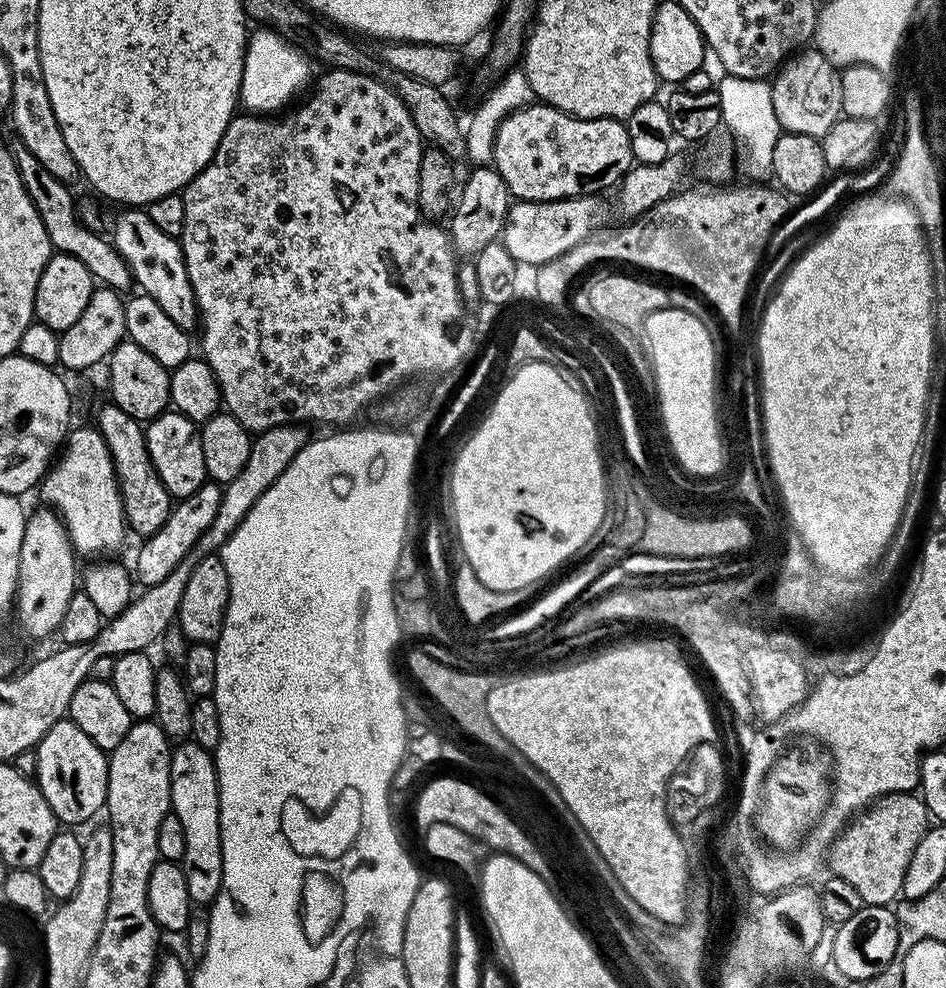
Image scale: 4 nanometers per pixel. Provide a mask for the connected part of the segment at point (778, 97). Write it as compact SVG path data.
M806 48L786 60L771 81L772 114L784 132L822 138L843 115L841 71L817 48Z

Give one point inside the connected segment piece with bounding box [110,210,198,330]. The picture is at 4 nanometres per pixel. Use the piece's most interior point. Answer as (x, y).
(156, 261)

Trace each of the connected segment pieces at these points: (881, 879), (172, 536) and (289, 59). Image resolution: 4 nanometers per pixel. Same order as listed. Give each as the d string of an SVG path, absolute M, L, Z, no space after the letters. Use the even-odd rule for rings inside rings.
M892 792L868 805L832 842L826 853L831 875L854 886L858 897L868 906L888 906L904 891L906 870L918 842L928 832L930 813L919 795ZM929 820L929 821L928 821Z
M205 482L195 490L189 491L188 500L182 501L177 508L175 505L169 511L167 520L143 541L144 549L140 552L140 565L137 566L136 572L134 568L135 579L139 583L141 580L141 585L151 586L162 582L188 557L201 532L210 530L210 522L214 522L214 514L218 514L221 491L221 485L215 482Z
M260 26L256 29L249 35L248 49L244 52L240 104L248 107L245 109L252 114L276 114L287 109L291 105L288 103L304 87L306 87L305 89L309 87L310 81L313 79L313 61L307 52L298 49L272 28ZM308 79L310 79L309 84Z

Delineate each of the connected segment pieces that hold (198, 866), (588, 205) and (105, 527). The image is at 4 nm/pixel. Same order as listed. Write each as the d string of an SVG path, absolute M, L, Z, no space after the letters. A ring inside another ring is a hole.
M180 742L171 749L172 765L170 772L171 811L182 822L182 831L186 833L186 854L182 867L186 874L186 890L190 890L193 905L211 905L220 893L222 886L222 834L220 833L220 787L216 777L216 761L213 753L194 742Z
M599 195L575 196L565 200L534 202L521 200L513 203L508 210L508 220L504 224L502 243L516 260L517 265L532 264L539 266L566 254L583 240L589 239L607 214L608 208L600 201Z
M73 427L69 431L58 459L45 472L38 485L39 492L44 499L41 501L64 521L64 529L72 539L73 549L81 557L88 556L91 552L116 554L112 552L123 546L124 532L126 533L124 503L120 497L110 450L99 428Z

